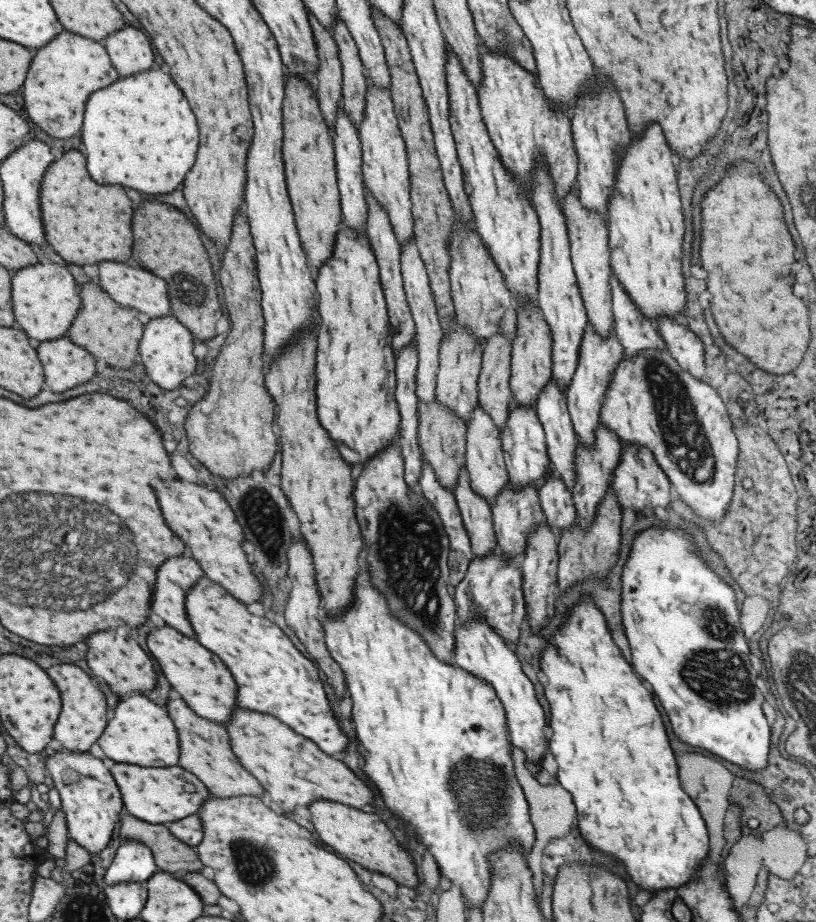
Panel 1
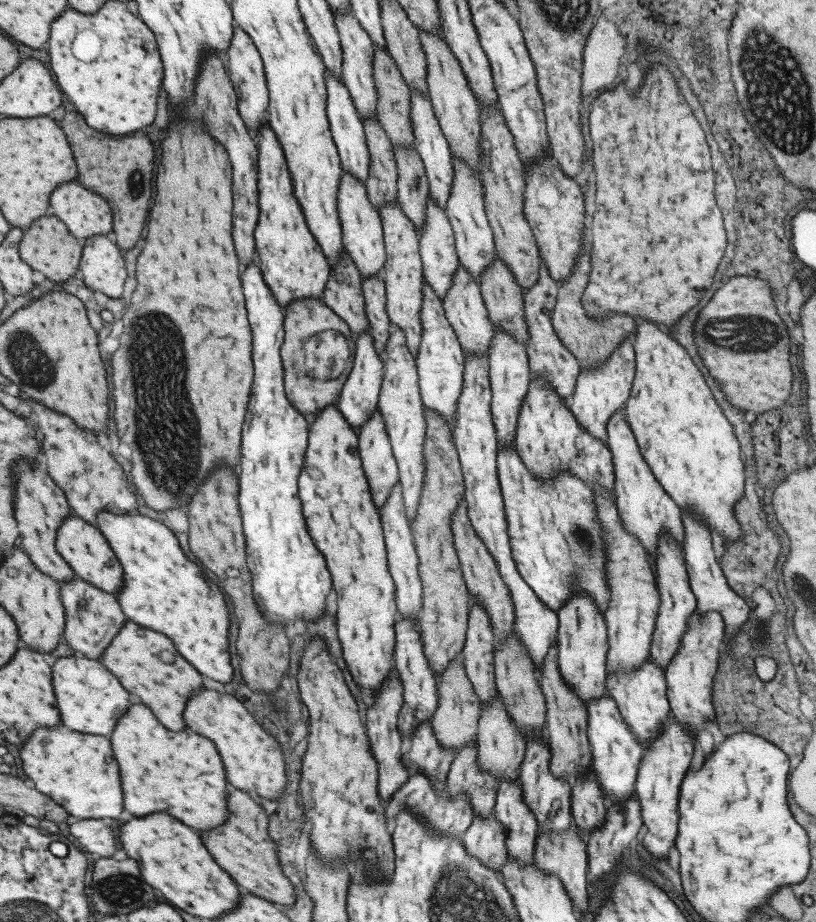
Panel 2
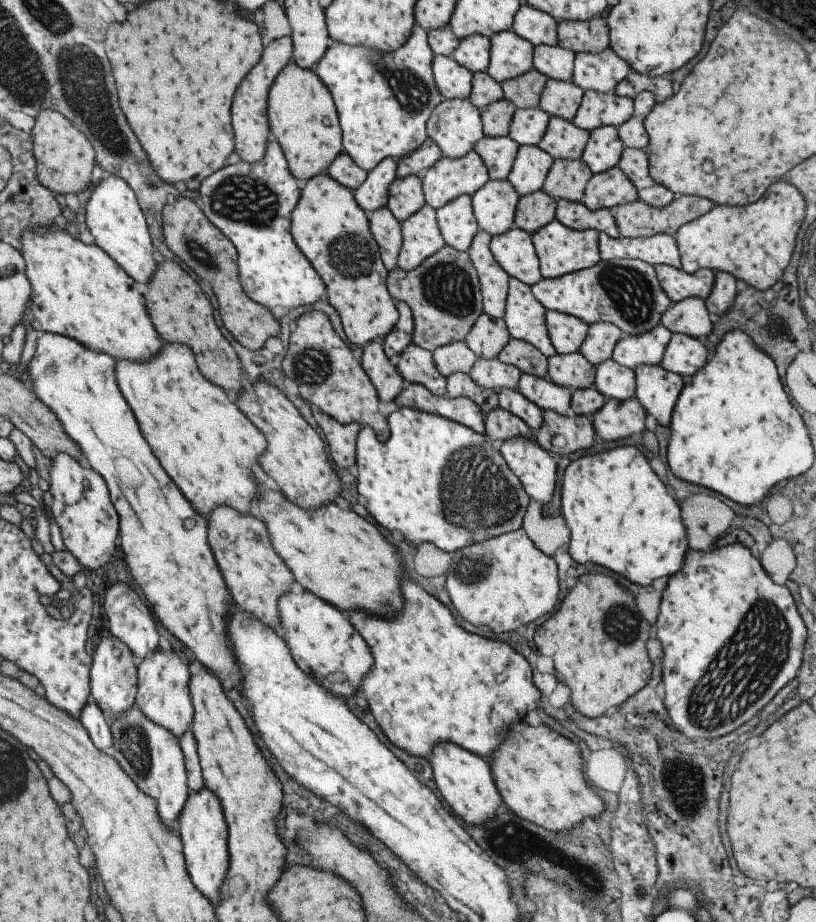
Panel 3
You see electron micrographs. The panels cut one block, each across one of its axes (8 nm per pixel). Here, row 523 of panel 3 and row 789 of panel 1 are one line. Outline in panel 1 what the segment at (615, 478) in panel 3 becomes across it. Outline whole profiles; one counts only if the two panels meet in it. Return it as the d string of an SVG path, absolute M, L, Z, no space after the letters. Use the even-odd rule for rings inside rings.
M589 594L579 597L577 604L573 604L573 608L569 608L563 614L561 624L557 624L555 631L549 630L545 635L545 639L538 641L537 654L539 654L540 677L544 681L544 697L549 704L549 727L552 734L549 741L548 752L553 756L557 763L556 782L561 784L563 790L571 794L572 802L577 808L576 820L579 826L579 832L587 846L595 852L601 854L609 854L609 858L623 866L627 870L627 878L643 892L653 894L657 890L667 890L667 888L679 888L685 886L687 882L691 882L697 874L697 868L701 866L705 854L707 854L708 834L705 832L703 820L697 812L697 808L693 806L693 802L683 794L683 790L679 788L677 782L677 768L675 768L675 760L669 748L669 742L665 738L663 732L663 724L661 718L653 706L651 693L641 684L639 676L632 670L632 666L620 654L619 650L611 640L610 632L607 628L605 618L597 606L593 604L593 598Z

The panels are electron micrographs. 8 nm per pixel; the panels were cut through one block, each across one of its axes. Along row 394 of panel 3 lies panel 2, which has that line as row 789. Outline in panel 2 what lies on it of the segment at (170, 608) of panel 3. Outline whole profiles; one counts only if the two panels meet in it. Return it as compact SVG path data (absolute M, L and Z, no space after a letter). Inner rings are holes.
M59 724L51 730L32 732L21 745L19 754L27 783L60 804L72 820L121 816L119 770L107 738L71 732Z

